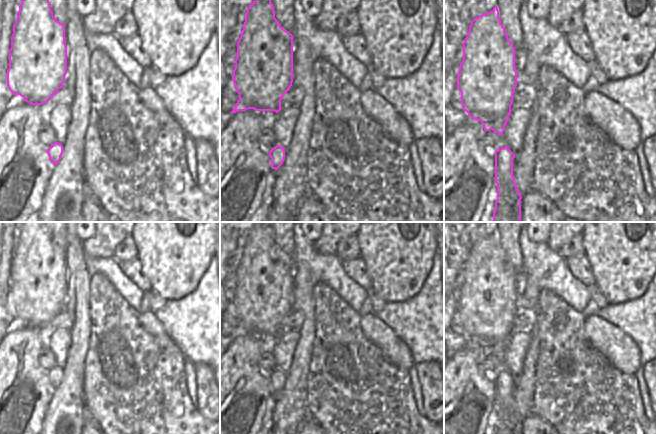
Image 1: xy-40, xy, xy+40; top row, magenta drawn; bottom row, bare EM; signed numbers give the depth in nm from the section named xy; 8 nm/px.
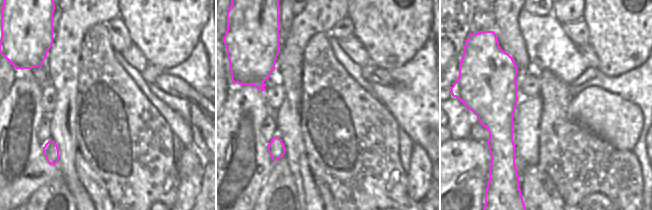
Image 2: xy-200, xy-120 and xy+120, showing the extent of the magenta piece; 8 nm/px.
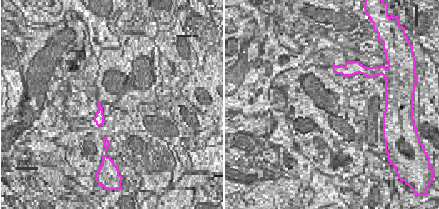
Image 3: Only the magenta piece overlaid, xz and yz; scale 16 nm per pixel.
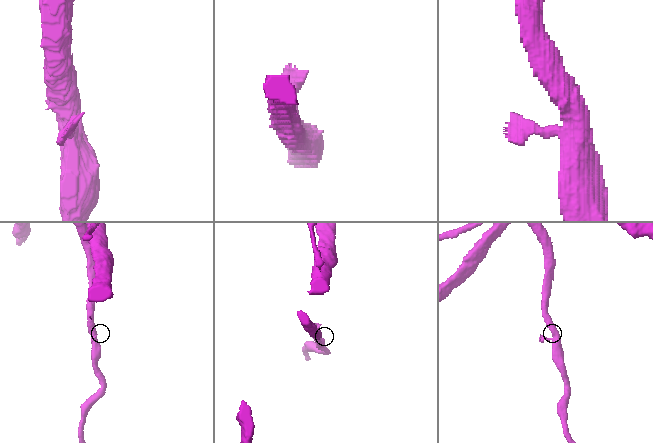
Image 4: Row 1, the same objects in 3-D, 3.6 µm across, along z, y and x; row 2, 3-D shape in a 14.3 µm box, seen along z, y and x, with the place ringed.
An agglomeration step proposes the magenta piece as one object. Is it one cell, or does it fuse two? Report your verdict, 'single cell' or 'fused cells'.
fused cells

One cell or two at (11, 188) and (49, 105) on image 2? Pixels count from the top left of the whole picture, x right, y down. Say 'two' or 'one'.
two

